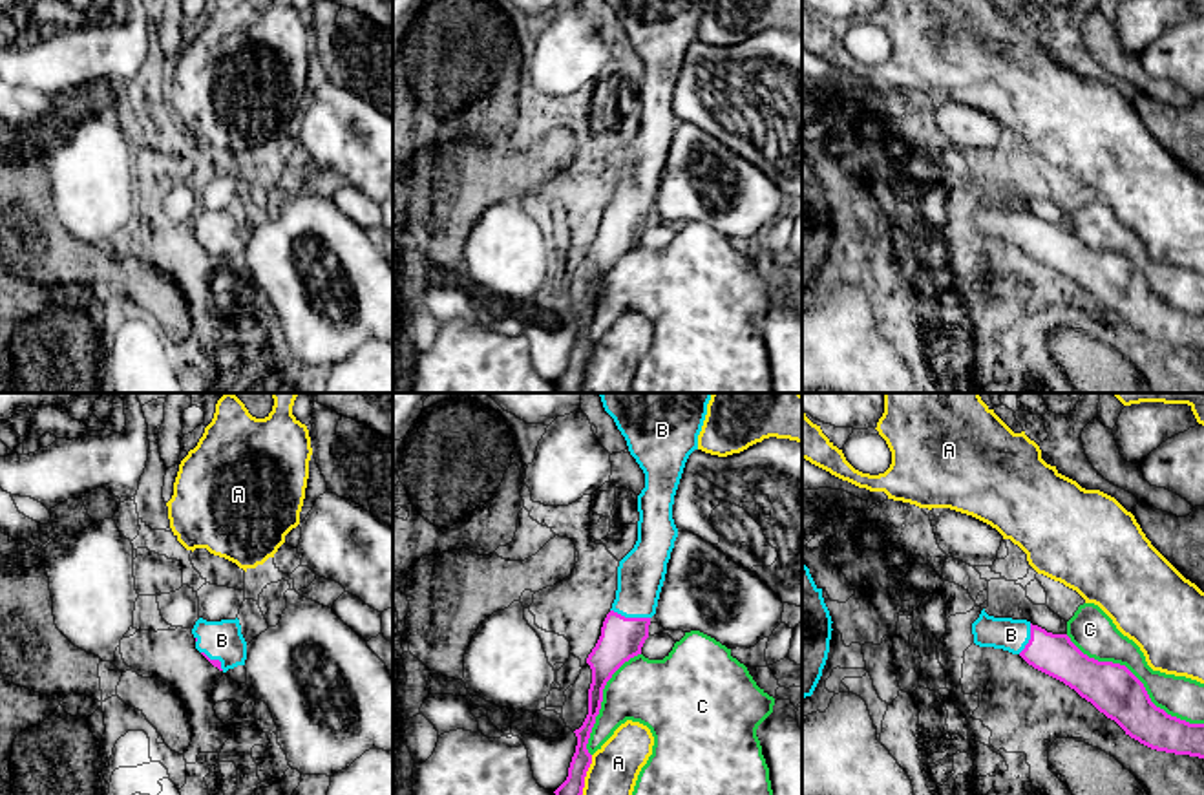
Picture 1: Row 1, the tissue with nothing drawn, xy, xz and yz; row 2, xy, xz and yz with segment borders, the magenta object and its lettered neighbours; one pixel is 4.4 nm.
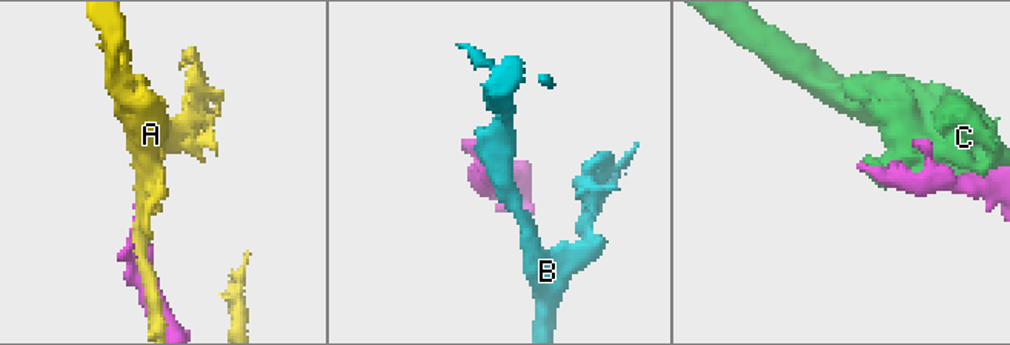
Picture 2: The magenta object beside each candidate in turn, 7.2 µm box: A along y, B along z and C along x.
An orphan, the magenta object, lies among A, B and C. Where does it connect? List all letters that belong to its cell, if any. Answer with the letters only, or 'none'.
B

